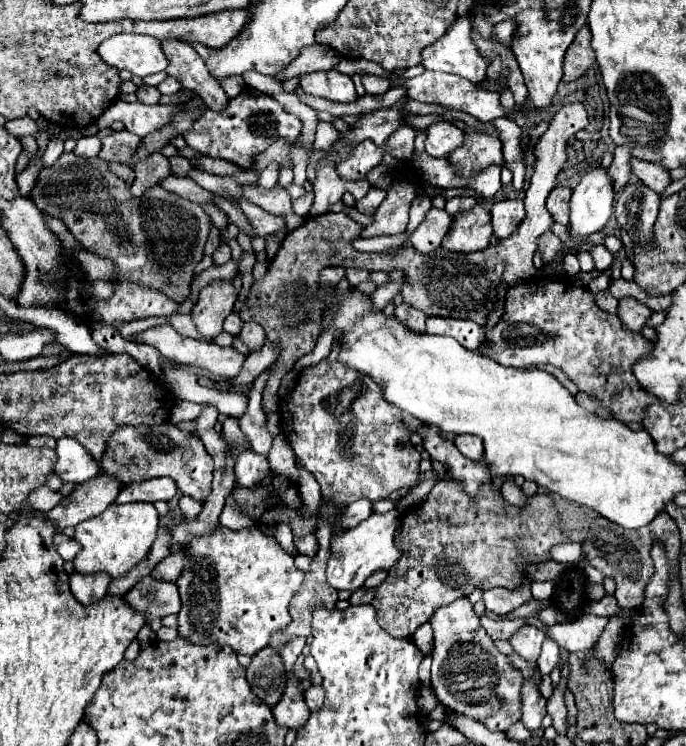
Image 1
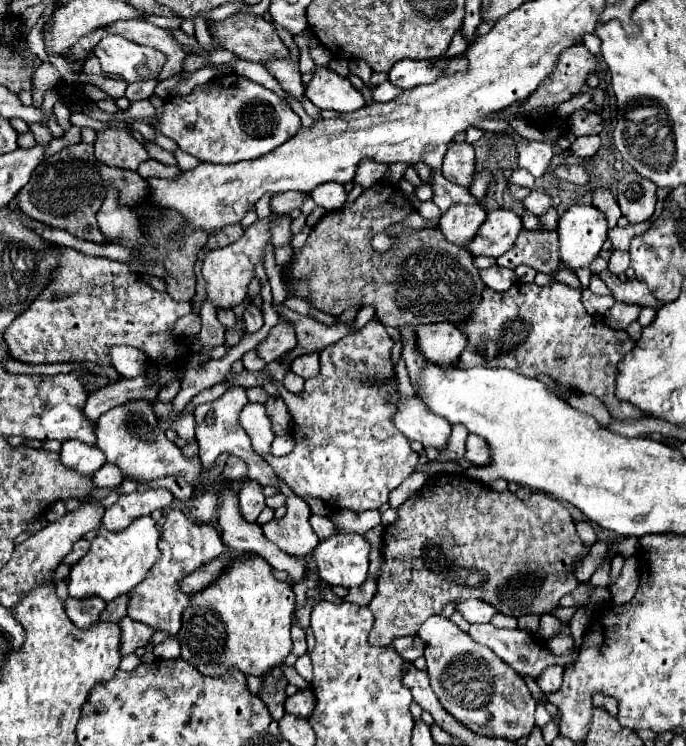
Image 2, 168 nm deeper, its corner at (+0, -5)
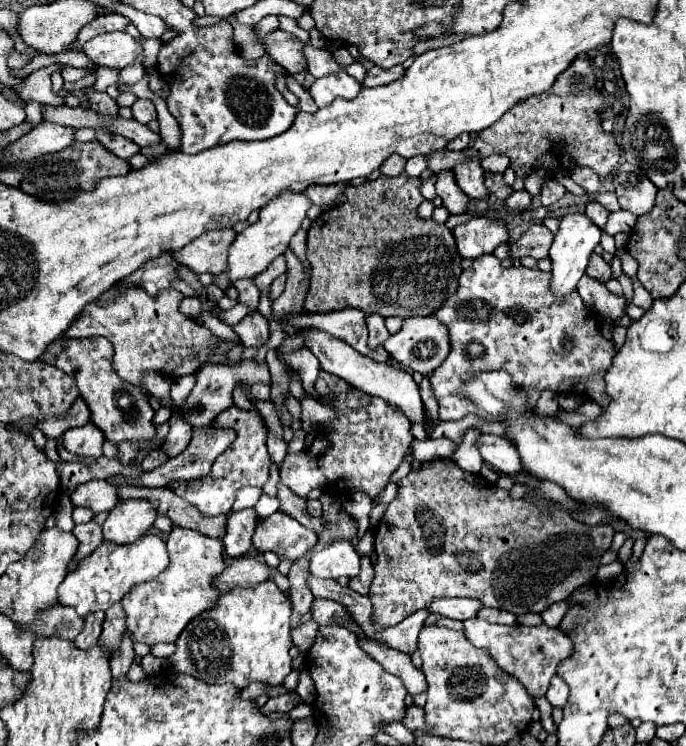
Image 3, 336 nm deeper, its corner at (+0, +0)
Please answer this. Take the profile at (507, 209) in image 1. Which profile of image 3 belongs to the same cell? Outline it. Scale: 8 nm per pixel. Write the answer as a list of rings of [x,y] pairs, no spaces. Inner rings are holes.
[[[471,217],[467,223],[453,229],[457,249],[461,257],[477,259],[485,253],[493,253],[499,245],[509,243],[509,227],[501,219]]]

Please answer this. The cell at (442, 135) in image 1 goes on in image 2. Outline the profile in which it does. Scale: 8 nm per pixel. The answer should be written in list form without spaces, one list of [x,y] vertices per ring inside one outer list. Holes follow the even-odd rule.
[[[451,142],[443,160],[443,176],[447,180],[453,180],[453,184],[469,188],[473,174],[475,174],[473,146],[467,142]]]

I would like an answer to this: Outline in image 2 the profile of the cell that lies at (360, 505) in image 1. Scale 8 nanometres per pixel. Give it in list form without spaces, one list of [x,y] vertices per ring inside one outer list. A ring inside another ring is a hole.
[[[313,514],[313,516],[309,518],[309,522],[311,522],[315,534],[317,534],[321,540],[325,540],[325,538],[329,538],[329,536],[335,534],[333,522],[331,522],[329,518],[325,518],[325,516],[315,516],[315,514]]]

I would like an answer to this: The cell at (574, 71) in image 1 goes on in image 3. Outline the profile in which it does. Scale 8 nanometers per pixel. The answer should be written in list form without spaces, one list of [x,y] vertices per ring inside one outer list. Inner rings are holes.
[[[579,55],[553,83],[545,95],[533,95],[523,99],[511,111],[507,111],[493,127],[481,131],[471,149],[463,151],[435,151],[425,155],[427,165],[433,173],[451,169],[459,161],[477,157],[489,157],[493,153],[507,155],[517,177],[527,177],[539,165],[549,165],[553,175],[569,173],[575,165],[591,167],[601,179],[607,177],[621,159],[621,149],[611,133],[601,129],[599,113],[605,105],[603,95],[595,89],[595,75],[587,55]]]

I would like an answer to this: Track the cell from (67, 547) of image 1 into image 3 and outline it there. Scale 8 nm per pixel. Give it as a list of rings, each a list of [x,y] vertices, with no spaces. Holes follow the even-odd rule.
[[[93,521],[83,523],[83,525],[75,525],[73,535],[75,535],[75,537],[77,537],[77,541],[79,541],[77,553],[75,553],[75,557],[73,557],[73,561],[75,561],[75,563],[77,563],[77,561],[81,561],[83,557],[91,555],[91,553],[101,545],[101,541],[103,541],[101,527],[99,527],[97,523],[93,523]]]

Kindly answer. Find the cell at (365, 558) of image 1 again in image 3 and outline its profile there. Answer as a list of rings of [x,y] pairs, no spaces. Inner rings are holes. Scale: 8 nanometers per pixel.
[[[339,539],[325,547],[315,547],[311,555],[311,571],[323,579],[355,577],[359,573],[359,555],[351,541]]]

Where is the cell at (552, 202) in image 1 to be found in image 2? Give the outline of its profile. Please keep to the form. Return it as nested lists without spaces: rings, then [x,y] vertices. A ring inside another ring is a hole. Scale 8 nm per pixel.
[[[531,190],[531,194],[523,198],[523,208],[529,210],[531,214],[535,214],[535,216],[545,214],[551,204],[553,204],[551,198],[547,194],[543,194],[543,192],[537,192],[537,190]]]

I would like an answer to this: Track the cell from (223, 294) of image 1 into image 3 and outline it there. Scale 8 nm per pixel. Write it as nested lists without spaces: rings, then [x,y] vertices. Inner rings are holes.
[[[285,191],[285,195],[279,195],[277,199],[273,199],[273,203],[267,203],[265,209],[259,211],[257,223],[253,223],[245,231],[241,231],[235,237],[233,245],[229,247],[229,257],[227,257],[229,281],[235,283],[239,279],[253,279],[261,271],[265,271],[269,267],[269,263],[285,251],[285,247],[289,245],[289,239],[301,227],[301,221],[305,219],[305,211],[309,207],[311,207],[309,199],[305,199],[305,195],[293,193],[293,191]]]

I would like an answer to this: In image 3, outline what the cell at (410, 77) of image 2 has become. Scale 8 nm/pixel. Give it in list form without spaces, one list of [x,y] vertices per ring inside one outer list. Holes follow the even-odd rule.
[[[395,65],[391,69],[379,69],[379,67],[373,67],[367,71],[367,77],[365,77],[365,83],[363,87],[379,87],[379,85],[389,85],[397,79],[401,79],[405,75],[405,67],[403,65]]]

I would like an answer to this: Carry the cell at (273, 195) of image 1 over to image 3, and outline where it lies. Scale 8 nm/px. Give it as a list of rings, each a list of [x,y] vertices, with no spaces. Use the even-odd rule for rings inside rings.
[[[311,185],[303,193],[305,193],[305,197],[309,197],[311,203],[319,205],[323,212],[335,205],[335,201],[343,193],[343,189],[345,189],[345,185]]]

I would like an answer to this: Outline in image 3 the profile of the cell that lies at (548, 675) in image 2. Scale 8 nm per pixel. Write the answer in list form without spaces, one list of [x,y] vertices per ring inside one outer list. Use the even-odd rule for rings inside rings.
[[[555,675],[551,679],[551,685],[549,685],[549,691],[547,691],[547,699],[553,707],[563,707],[567,703],[567,695],[569,695],[569,689],[567,685],[563,683],[563,679],[559,675]]]

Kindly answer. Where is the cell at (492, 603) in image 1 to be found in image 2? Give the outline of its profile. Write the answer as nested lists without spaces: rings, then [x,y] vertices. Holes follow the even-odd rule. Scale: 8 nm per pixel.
[[[463,600],[457,604],[457,612],[469,622],[489,622],[495,614],[495,608],[491,604],[485,604],[483,600]]]

